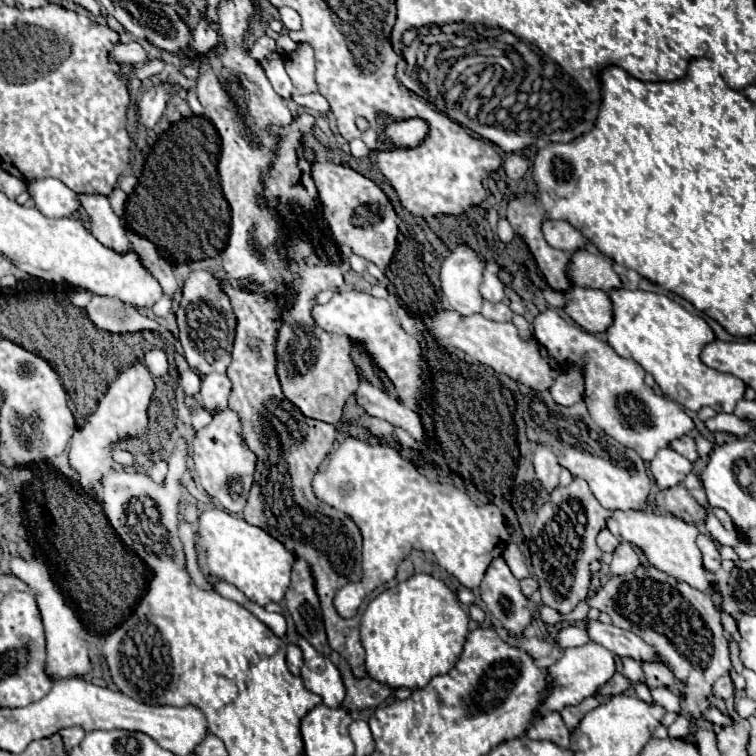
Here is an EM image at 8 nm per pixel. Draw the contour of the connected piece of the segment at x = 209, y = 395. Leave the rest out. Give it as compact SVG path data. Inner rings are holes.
M208 374L202 378L202 406L210 412L216 414L228 406L228 396L230 396L230 380L226 374Z

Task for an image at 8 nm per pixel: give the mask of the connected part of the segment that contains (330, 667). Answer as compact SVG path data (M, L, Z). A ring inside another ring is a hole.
M298 636L298 646L304 652L304 666L300 678L308 690L318 694L326 706L338 708L344 700L344 684L336 666L316 652L302 636Z

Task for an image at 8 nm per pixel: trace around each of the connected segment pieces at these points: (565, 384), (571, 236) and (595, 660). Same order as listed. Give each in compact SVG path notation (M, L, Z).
M566 370L560 376L554 378L554 384L550 388L552 398L560 406L572 406L574 402L580 402L584 396L584 378L580 370Z
M546 220L542 224L542 232L544 232L546 242L552 248L558 248L570 254L576 252L578 248L588 246L588 240L578 230L574 230L568 222L562 222L562 220Z
M588 642L580 648L566 648L562 656L550 668L546 668L546 676L550 680L550 694L546 694L546 698L540 702L536 710L536 718L548 712L560 712L566 706L576 706L584 698L596 694L596 690L614 676L616 670L614 664L616 664L616 656L610 654L610 650L606 650L604 646L598 646L596 642Z

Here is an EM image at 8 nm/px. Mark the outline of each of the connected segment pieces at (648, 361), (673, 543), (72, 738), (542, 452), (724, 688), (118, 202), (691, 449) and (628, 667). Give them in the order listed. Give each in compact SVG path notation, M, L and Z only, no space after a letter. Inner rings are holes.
M612 288L610 300L612 324L606 330L606 342L618 356L638 362L648 374L652 374L664 396L692 412L710 406L716 412L728 414L734 410L736 402L744 398L746 386L740 378L708 368L700 360L702 346L714 340L712 328L700 316L686 312L680 304L656 292Z
M614 510L612 516L606 520L606 528L618 538L626 540L628 544L636 546L642 550L646 560L656 566L658 570L688 582L690 586L702 590L702 592L712 592L710 590L710 574L702 570L702 558L700 550L696 546L696 536L700 534L694 524L686 524L680 518L674 516L662 516L654 512L642 512L642 510Z
M74 726L74 728L60 730L60 736L62 736L62 740L64 740L66 748L68 748L68 750L72 750L74 746L78 746L78 744L82 742L82 738L84 738L84 732L82 732L82 728Z
M546 446L534 448L534 472L546 492L552 492L558 486L560 470L562 468L558 466L558 460L554 458L554 454L550 454L550 450L546 450Z
M724 674L722 678L718 678L718 680L714 682L712 690L714 690L714 696L718 696L718 698L722 698L722 700L732 698L732 696L734 696L734 684L732 684L732 680L730 680L730 674Z
M116 188L110 196L108 196L108 200L110 200L110 204L112 204L112 210L118 214L118 216L122 216L124 214L124 202L126 202L126 194L120 190L120 188Z
M682 436L682 438L676 438L674 442L668 444L672 450L676 450L678 454L686 456L690 462L696 462L698 460L698 452L696 452L696 444L694 444L694 438L692 436Z
M622 658L620 662L622 662L622 672L624 672L626 678L630 678L632 682L642 682L642 668L640 668L640 664L636 660Z

